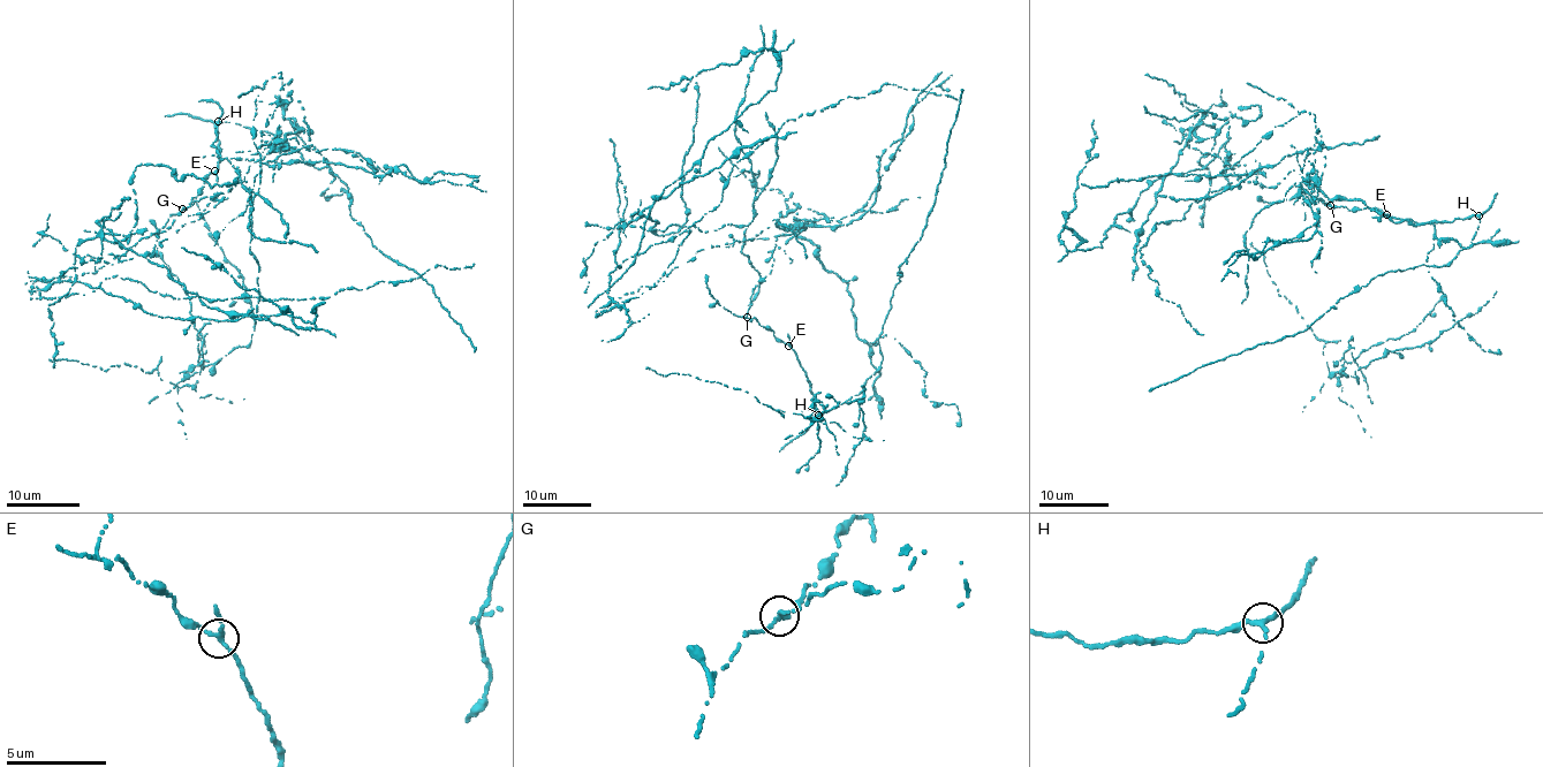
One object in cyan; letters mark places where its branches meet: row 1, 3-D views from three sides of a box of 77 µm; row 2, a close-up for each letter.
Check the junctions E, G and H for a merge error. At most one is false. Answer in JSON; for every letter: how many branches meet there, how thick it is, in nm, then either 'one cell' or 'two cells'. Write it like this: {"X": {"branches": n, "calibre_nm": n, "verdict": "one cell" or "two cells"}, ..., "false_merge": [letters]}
{"E": {"branches": 3, "calibre_nm": 200, "verdict": "one cell"}, "G": {"branches": 3, "calibre_nm": 220, "verdict": "two cells"}, "H": {"branches": 3, "calibre_nm": 240, "verdict": "one cell"}, "false_merge": ["G"]}

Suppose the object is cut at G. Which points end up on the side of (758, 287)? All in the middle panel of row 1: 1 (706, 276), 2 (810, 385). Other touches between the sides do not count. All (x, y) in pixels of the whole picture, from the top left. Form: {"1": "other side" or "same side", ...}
{"1": "other side", "2": "other side"}

